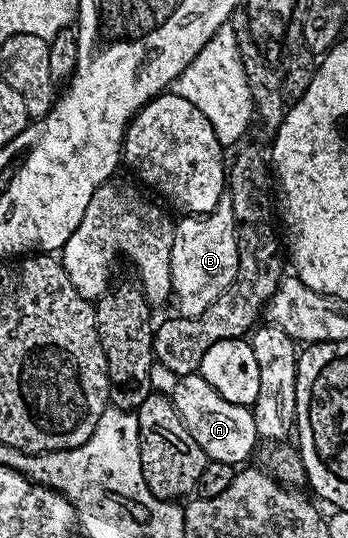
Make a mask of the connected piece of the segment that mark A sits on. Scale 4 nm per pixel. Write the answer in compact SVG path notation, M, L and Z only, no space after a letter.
M198 374L181 376L174 382L176 383L175 389L170 389L169 392L173 406L177 410L181 422L189 430L189 434L193 434L193 442L197 442L197 446L201 446L201 450L207 455L208 461L215 460L239 466L247 462L242 462L242 460L247 460L250 456L252 459L253 453L257 448L259 435L255 425L254 411L248 405L225 402L225 398L221 398L221 394L217 394L217 390L213 390L213 386L209 386L209 382L205 382L205 378Z

